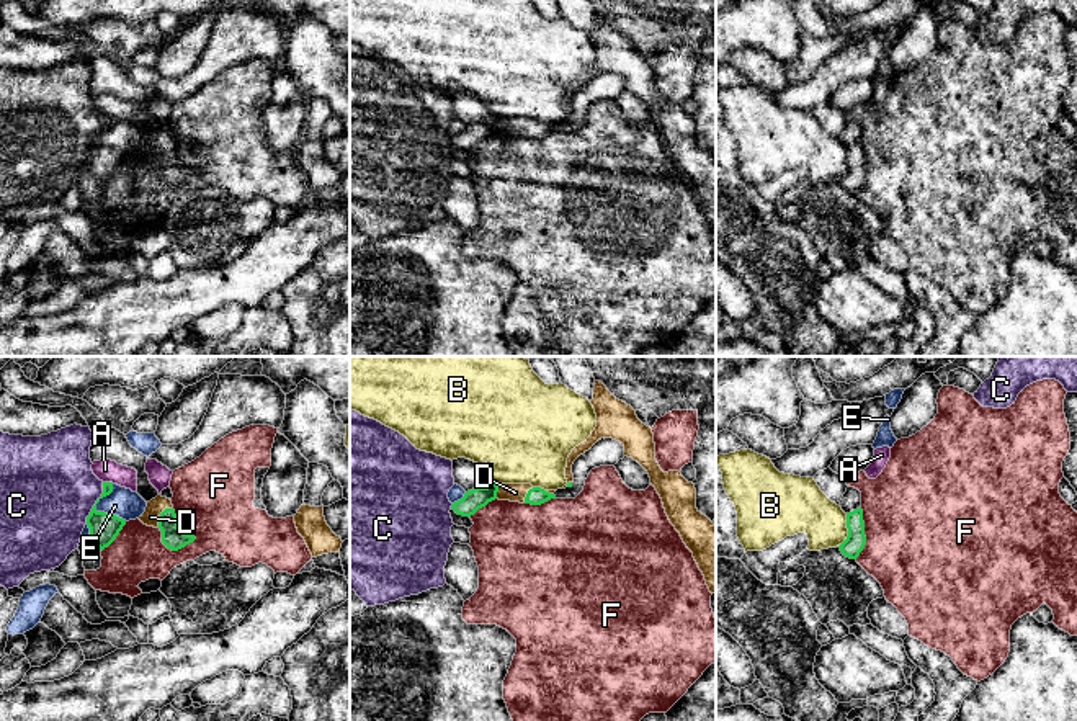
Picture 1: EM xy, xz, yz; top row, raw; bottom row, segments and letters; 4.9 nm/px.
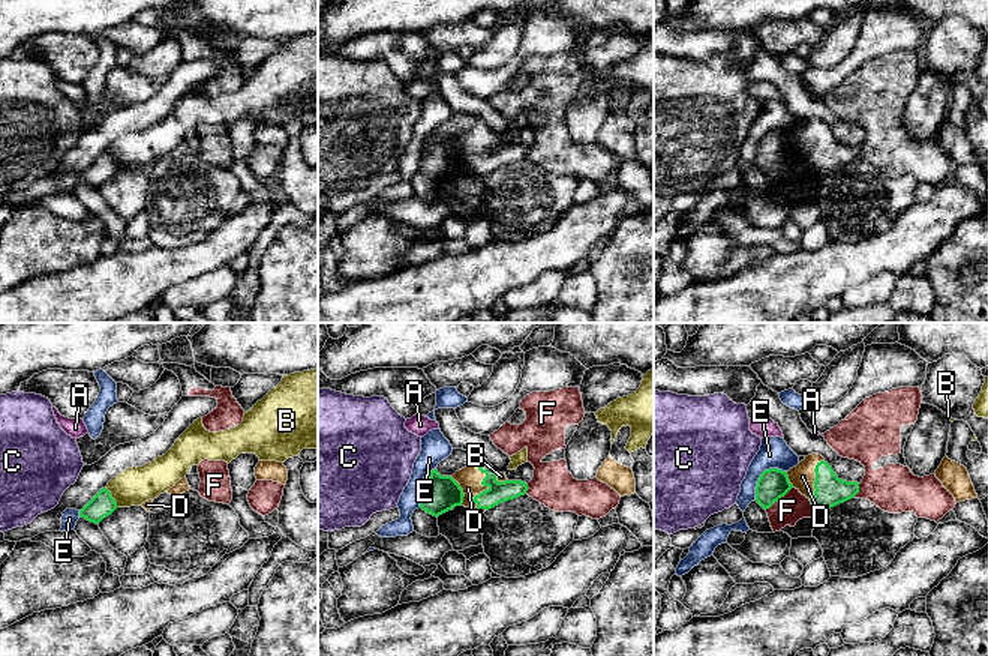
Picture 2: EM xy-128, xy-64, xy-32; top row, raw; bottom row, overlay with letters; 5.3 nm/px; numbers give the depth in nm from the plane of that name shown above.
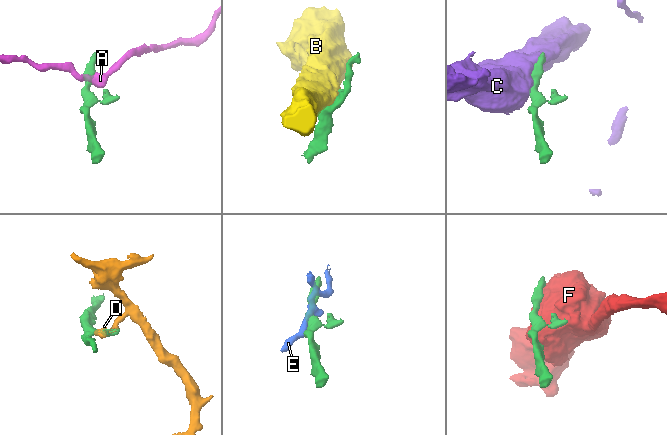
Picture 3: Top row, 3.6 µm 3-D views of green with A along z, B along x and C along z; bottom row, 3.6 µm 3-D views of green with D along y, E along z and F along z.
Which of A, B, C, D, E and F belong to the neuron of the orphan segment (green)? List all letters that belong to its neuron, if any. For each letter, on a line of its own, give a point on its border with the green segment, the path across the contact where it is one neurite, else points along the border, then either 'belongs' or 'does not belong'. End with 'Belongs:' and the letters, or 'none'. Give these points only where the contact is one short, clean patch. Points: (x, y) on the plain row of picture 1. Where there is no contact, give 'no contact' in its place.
A: contact xy (108, 116); border xy (103, 115), (113, 116); does not belong
B: contact yz (849, 164); does not belong
C: contact xy (95, 138); does not belong
D: contact xy (160, 147); belongs
E: contact xy (98, 146); border xy (111, 118), (111, 125), (97, 138), (97, 143), (126, 154); does not belong
F: contact xy (187, 167); does not belong
Belongs: D

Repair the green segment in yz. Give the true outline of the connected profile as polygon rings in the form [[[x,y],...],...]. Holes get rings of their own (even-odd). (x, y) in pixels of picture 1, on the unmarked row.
[[[861,141],[847,147],[847,162],[848,162],[848,170],[838,181],[843,190],[856,193],[866,178]]]

